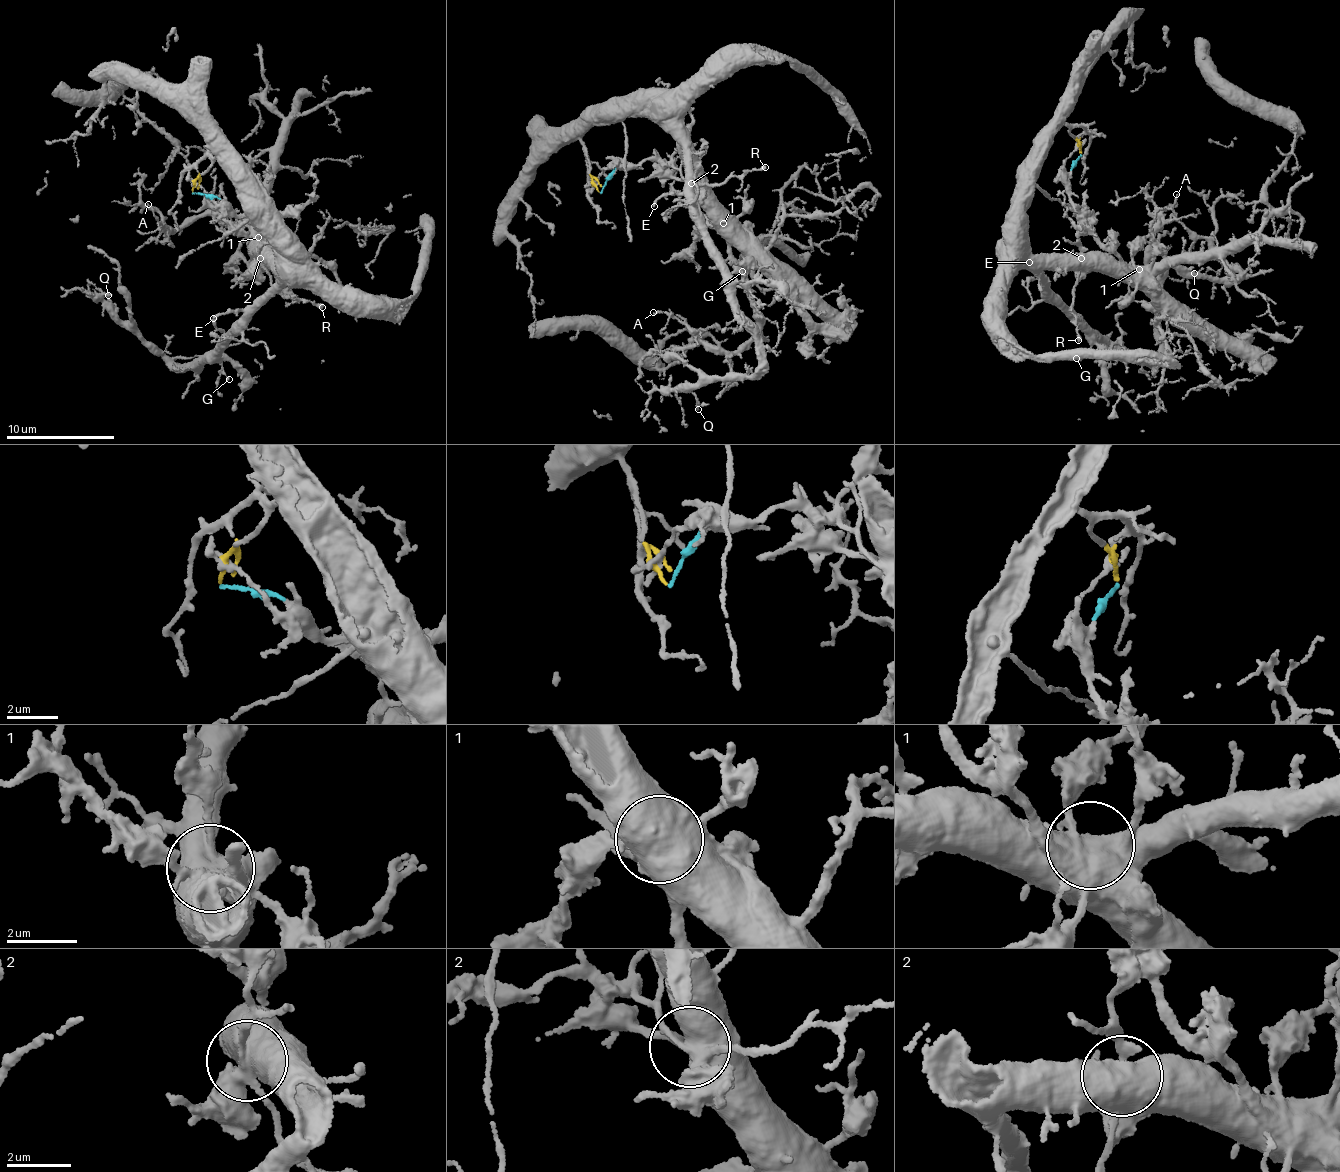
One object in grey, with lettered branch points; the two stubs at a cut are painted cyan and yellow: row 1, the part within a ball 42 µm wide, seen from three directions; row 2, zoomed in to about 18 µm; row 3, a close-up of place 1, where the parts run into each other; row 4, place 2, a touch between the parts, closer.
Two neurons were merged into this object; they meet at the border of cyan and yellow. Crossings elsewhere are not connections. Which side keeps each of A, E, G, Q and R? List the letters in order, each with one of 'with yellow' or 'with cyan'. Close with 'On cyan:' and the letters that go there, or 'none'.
A: with yellow
E: with yellow
G: with yellow
Q: with yellow
R: with cyan
On cyan: R

